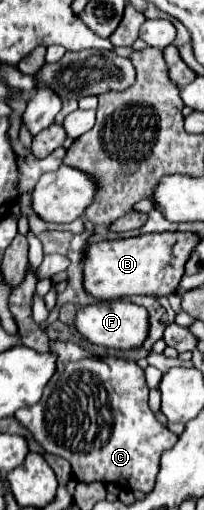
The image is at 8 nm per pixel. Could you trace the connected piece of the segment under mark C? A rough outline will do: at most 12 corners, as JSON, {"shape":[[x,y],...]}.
{"shape":[[51,341],[17,421],[77,481],[153,491],[177,435],[135,361]]}

